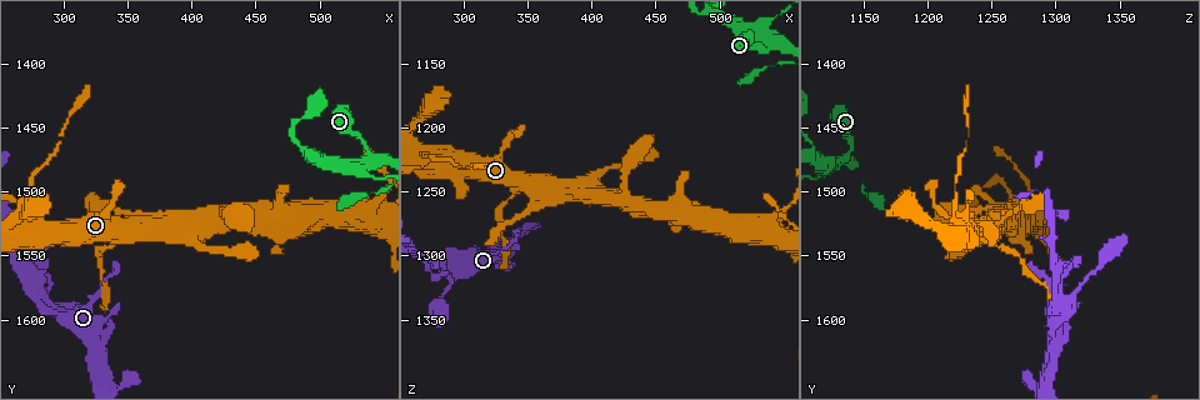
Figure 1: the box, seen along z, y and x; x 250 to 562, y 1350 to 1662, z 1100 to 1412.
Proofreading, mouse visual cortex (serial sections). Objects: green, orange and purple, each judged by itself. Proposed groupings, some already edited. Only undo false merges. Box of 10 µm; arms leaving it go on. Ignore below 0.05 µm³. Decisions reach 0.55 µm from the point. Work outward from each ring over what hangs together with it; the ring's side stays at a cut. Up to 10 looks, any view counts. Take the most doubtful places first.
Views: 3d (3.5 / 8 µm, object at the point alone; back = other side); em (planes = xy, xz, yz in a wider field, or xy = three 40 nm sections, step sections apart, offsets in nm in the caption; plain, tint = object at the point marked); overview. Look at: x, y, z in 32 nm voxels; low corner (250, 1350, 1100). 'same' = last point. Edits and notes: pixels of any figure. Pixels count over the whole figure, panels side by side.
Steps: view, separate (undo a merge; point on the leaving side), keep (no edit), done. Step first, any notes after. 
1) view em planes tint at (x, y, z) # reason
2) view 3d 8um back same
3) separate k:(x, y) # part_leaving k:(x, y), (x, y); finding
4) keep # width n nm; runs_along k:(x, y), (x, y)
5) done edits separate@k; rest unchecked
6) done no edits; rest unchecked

view 3d 8um at (532, 1476, 1126) # four-way junction

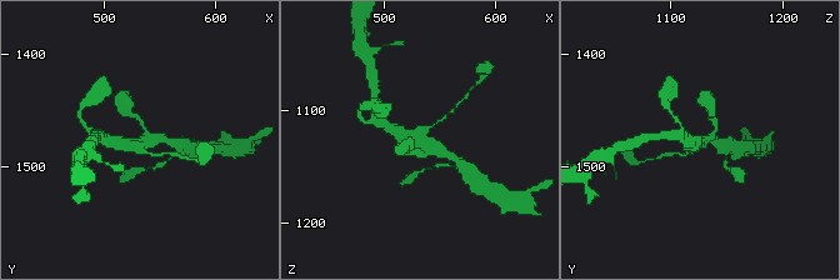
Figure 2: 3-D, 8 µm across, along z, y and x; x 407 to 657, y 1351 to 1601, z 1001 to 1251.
view 3d 3.5um back same

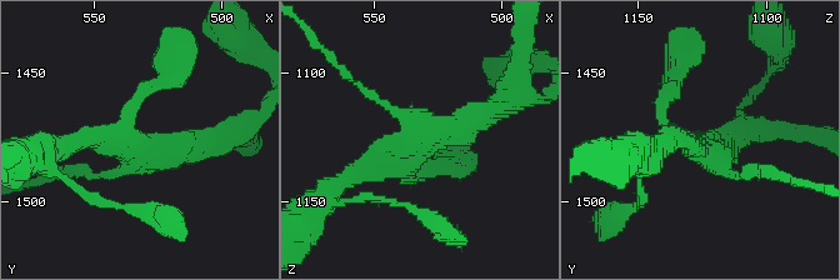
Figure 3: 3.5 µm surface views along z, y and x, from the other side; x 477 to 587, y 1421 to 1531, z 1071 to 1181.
view em xy step 2 tint at (532, 1479, 1129) # arms 4; arm_widths 150, 200, 250, 300 nm

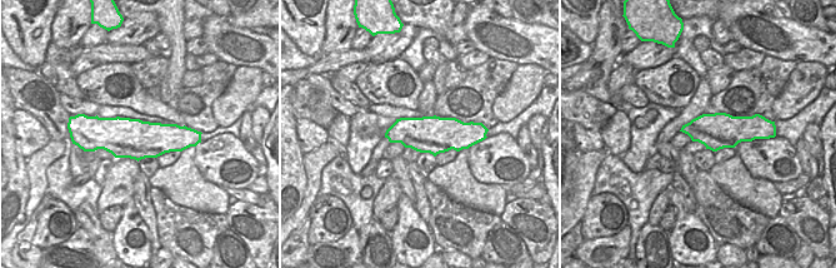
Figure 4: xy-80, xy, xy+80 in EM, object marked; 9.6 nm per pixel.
keep # width 360 nm; runs_along 4:(86, 134), (189, 138), (194, 142); all the same cell

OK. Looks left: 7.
view 3d 3.5um at (334, 1540, 1258) # sharp bend

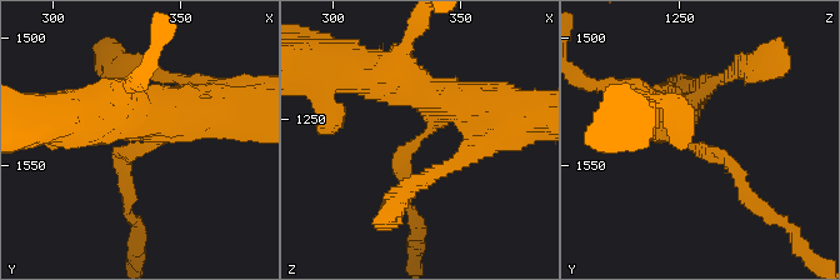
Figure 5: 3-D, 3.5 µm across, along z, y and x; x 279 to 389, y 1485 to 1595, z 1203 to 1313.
view em xy step 1 tint at (334, 1543, 1259) # arm_widths 200, 500 nm

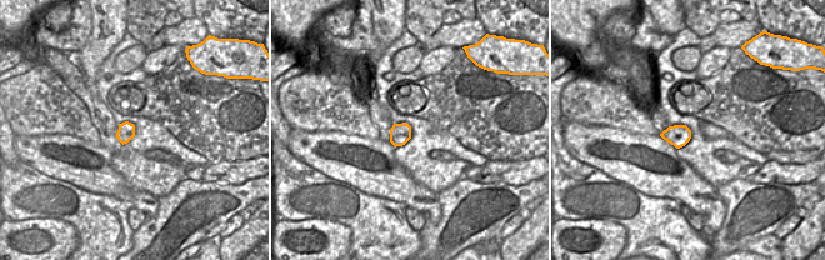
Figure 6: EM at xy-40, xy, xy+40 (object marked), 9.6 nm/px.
keep # runs_along 5:(651, 116), (729, 161), (754, 200); one cell here

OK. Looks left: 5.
view 3d 3.5um at (286, 1586, 1306)

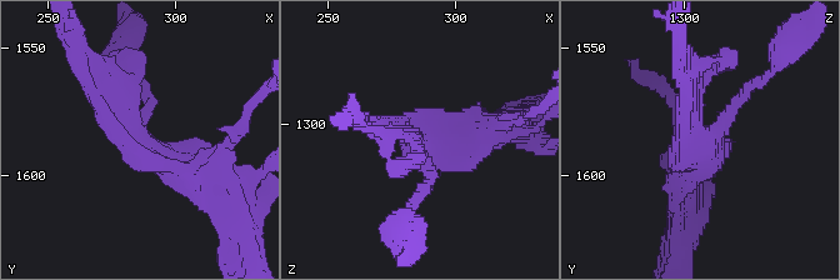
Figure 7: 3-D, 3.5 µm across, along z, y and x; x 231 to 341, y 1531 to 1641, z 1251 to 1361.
keep # runs_along 7:(210, 171), (141, 148), (88, 79); all the same cell

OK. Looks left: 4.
view 3d 3.5um back at (278, 1524, 1230) # thin neck

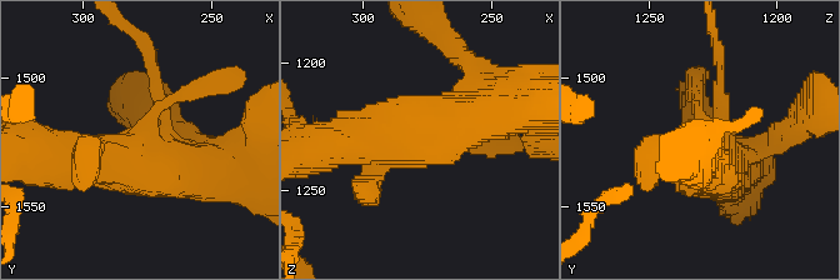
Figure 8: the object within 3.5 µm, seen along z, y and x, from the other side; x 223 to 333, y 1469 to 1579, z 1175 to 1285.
view em xy step 2 tint same

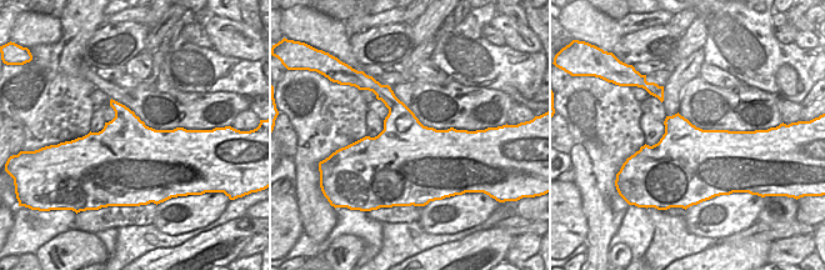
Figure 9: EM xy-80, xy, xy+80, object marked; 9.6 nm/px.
view em xy step 1 tint same # cut it another way

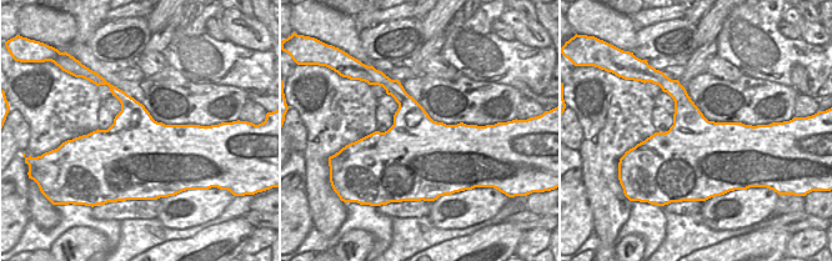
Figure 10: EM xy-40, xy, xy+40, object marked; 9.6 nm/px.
keep # runs_along 8:(355, 138), (478, 119), (489, 90); one cell here

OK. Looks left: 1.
done no edits; rest unchecked

